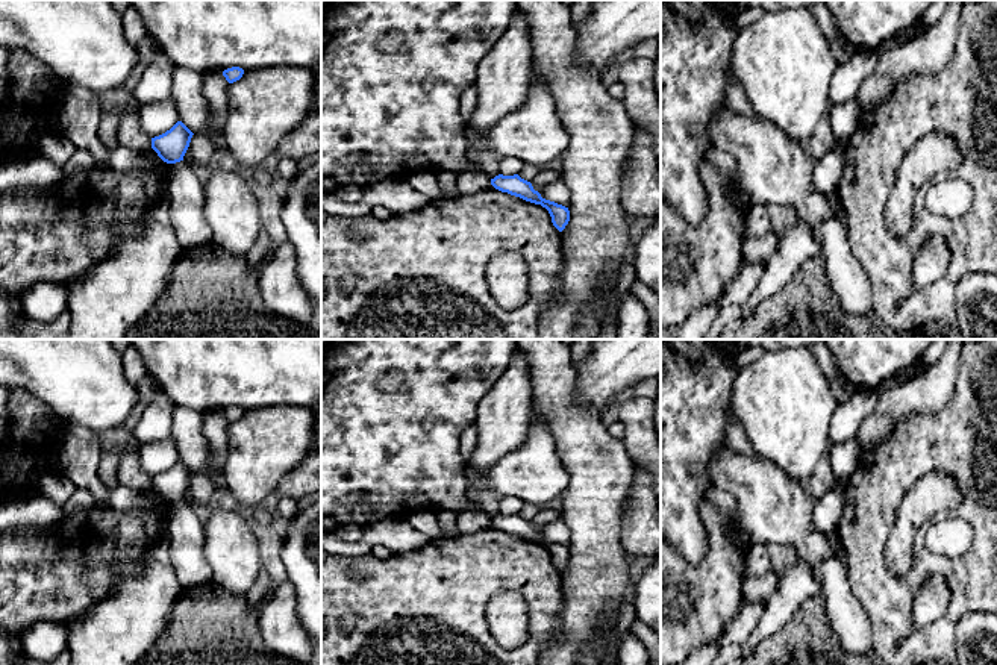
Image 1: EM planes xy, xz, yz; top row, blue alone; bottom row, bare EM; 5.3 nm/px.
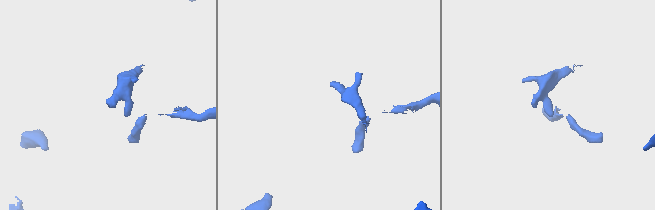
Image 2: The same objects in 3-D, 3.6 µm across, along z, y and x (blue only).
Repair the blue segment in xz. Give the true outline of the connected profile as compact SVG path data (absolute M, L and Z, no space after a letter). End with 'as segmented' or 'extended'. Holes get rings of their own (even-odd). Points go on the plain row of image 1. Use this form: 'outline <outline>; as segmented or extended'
outline M498 514L494 518L491 518L491 524L502 532L508 532L511 535L520 536L526 541L541 544L542 547L545 547L552 556L553 565L559 571L562 571L570 560L568 547L542 538L541 533L533 529L532 523L521 518L518 514L514 515Z; as segmented

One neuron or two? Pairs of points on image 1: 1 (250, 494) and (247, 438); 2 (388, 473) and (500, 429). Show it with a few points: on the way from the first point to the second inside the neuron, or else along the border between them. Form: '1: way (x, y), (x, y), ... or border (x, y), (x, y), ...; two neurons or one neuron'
1: way (250, 480), (250, 452); one neuron
2: border (488, 390), (478, 406), (473, 423); two neurons

